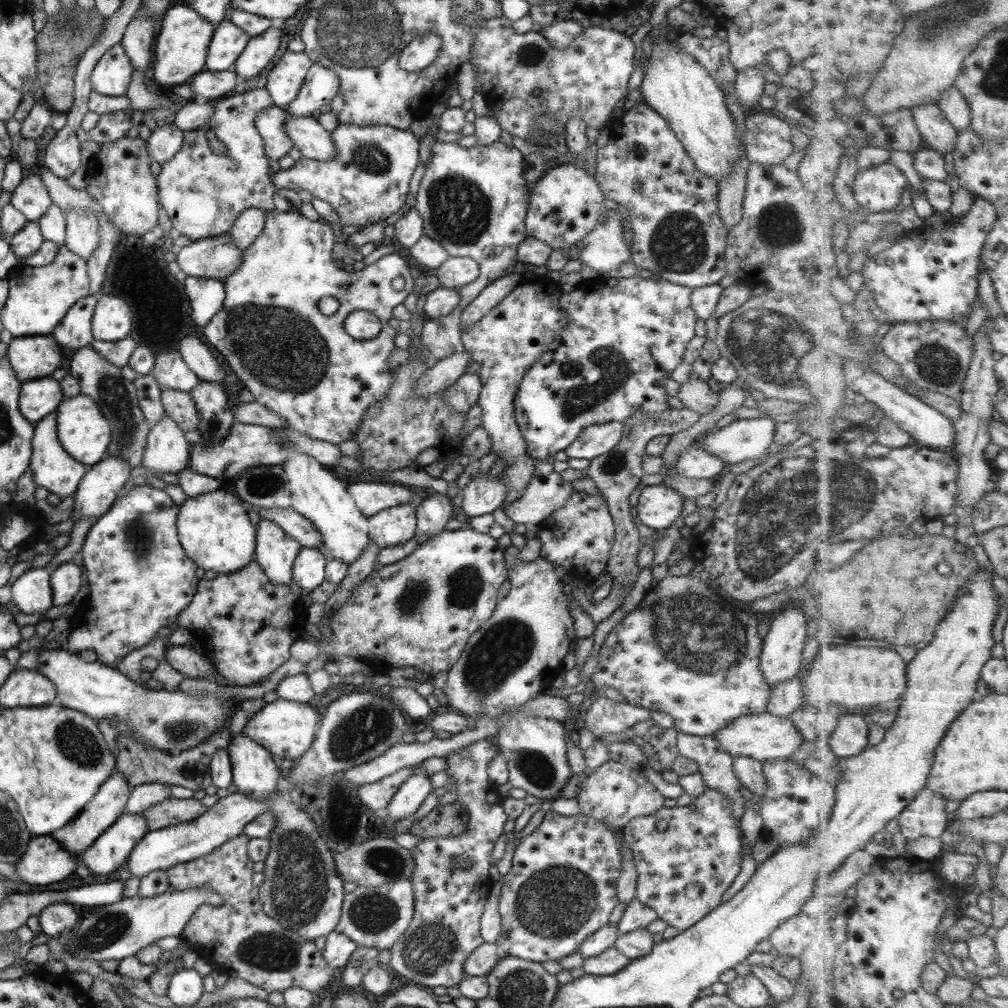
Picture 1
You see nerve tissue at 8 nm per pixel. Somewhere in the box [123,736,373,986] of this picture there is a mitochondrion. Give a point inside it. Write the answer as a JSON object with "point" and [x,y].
{"point":[297,893]}

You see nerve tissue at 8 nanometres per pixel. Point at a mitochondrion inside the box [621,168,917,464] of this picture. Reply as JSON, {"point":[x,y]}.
{"point":[772,346]}

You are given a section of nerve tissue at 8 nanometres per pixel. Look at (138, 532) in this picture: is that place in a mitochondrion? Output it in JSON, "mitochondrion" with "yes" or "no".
{"mitochondrion":"yes"}

